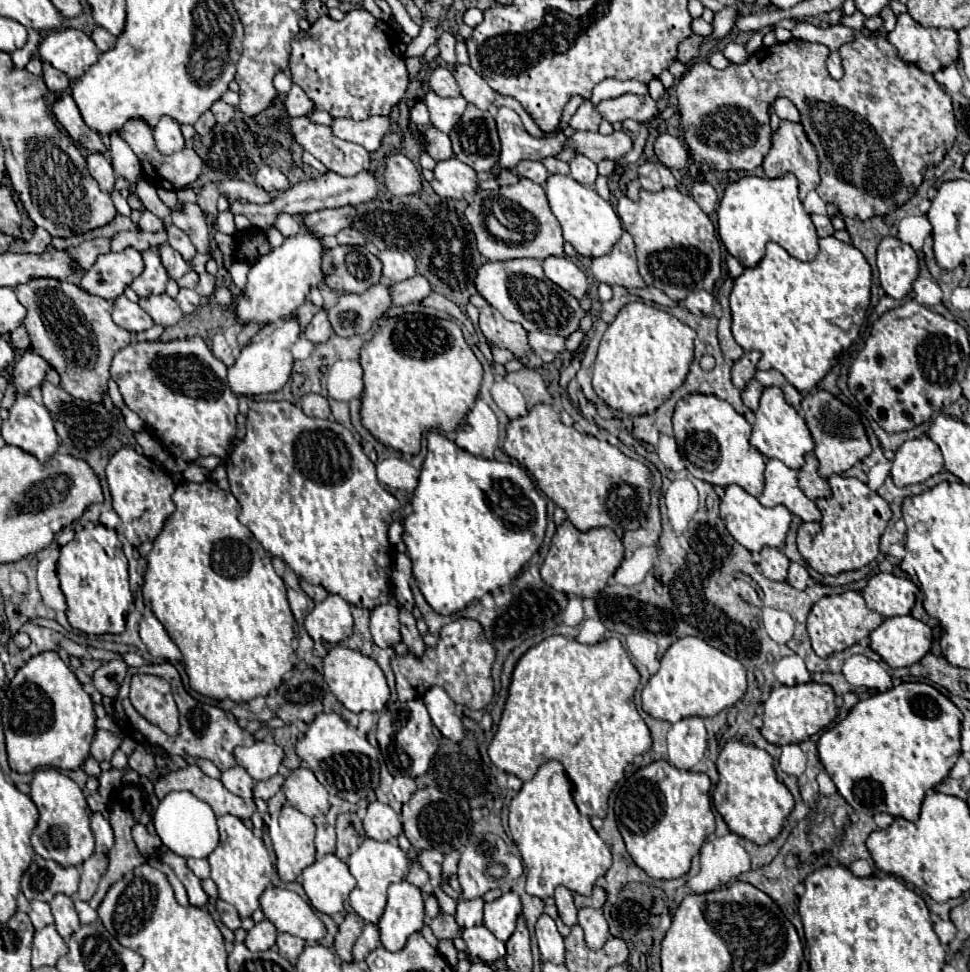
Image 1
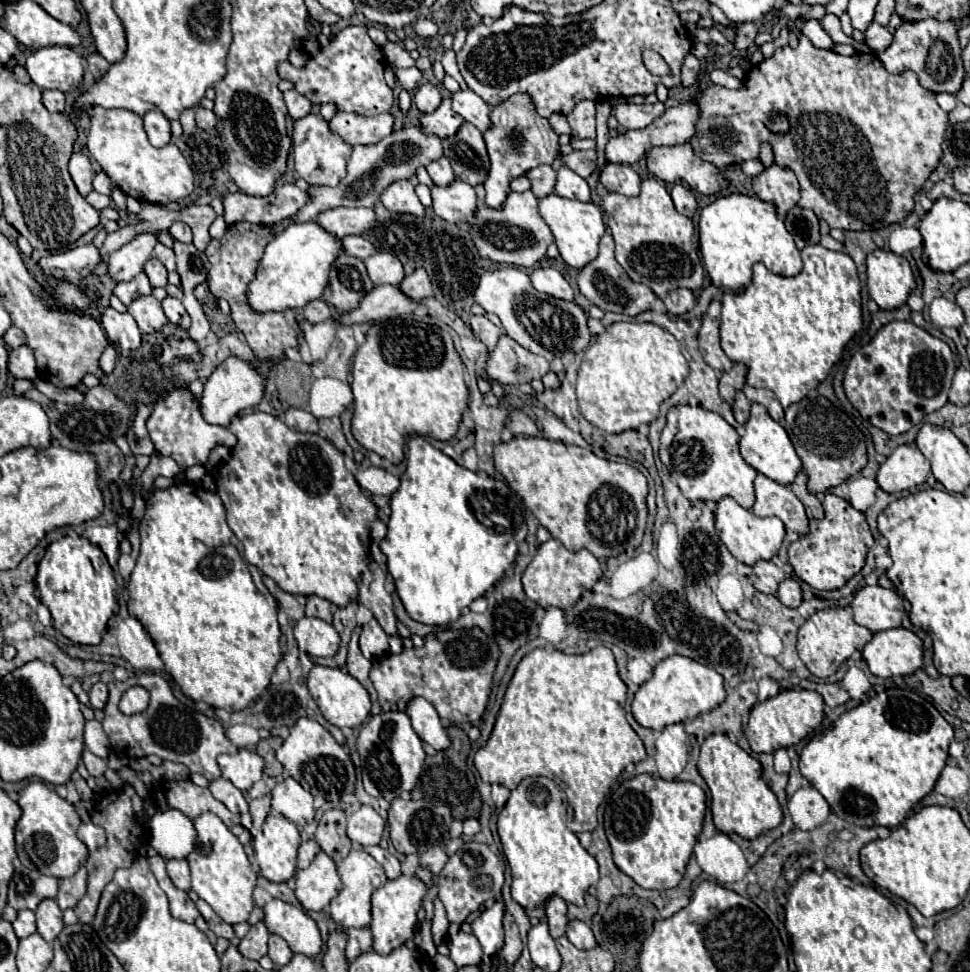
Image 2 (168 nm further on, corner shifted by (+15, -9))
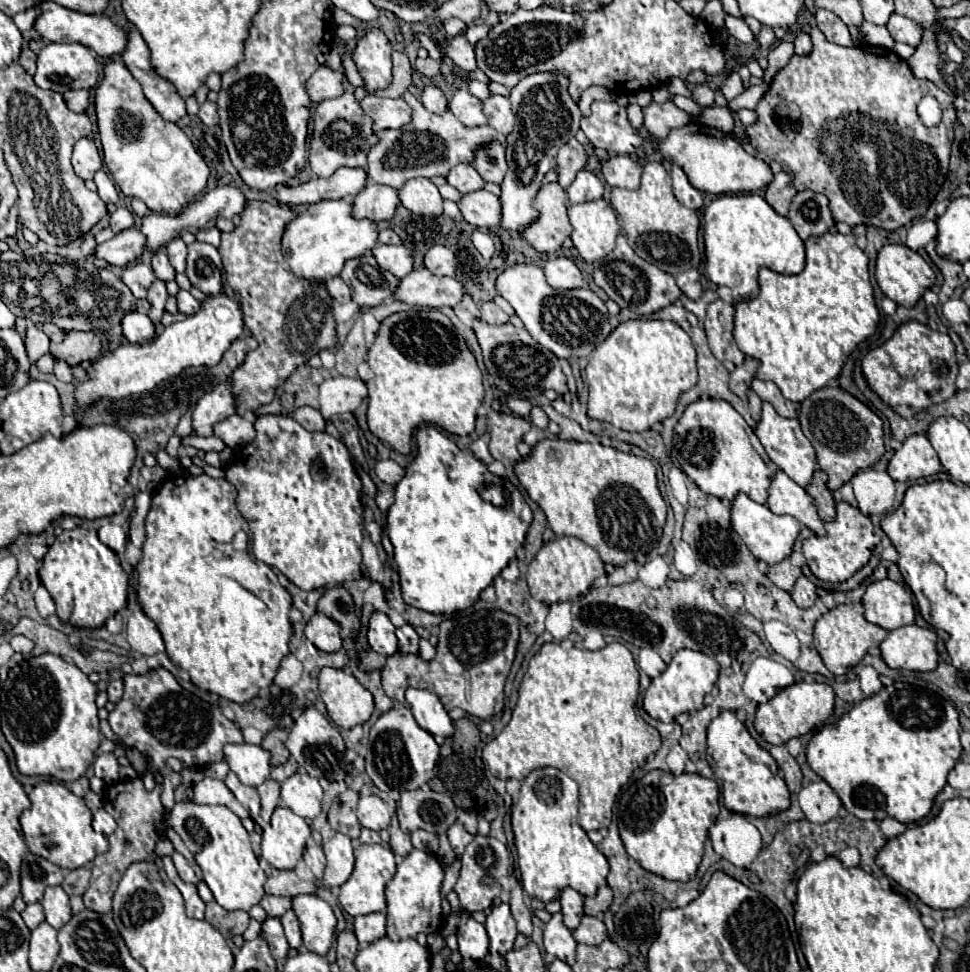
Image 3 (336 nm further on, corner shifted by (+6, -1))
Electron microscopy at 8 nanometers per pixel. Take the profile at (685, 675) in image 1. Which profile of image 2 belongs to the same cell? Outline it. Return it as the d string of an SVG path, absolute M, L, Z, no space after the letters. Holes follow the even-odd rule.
M670 655L668 659L662 659L654 667L652 677L640 685L632 701L632 715L642 727L662 731L666 725L682 723L686 719L694 719L700 713L708 713L720 707L724 699L726 699L724 677L718 671L700 665L694 659L682 655Z

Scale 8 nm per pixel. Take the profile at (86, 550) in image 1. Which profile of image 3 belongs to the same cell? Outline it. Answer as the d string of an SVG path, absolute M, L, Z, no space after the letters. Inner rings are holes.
M75 527L65 531L55 529L55 543L49 547L39 569L41 583L51 593L57 605L57 617L63 623L93 629L127 605L129 575L123 571L119 557L99 541L95 531Z

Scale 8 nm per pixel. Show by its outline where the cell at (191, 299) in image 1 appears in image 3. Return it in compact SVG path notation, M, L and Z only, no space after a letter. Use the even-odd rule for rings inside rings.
M179 291L177 293L177 307L179 307L179 313L193 315L201 309L201 303L189 291Z

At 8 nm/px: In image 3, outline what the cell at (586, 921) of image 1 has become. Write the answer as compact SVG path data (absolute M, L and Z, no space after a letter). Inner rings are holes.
M583 917L581 925L573 931L573 937L577 943L585 945L601 945L607 939L605 923L599 917Z

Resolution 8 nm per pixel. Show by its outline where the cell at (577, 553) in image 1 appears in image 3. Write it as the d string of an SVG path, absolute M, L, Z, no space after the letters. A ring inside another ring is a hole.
M559 537L551 543L545 543L527 569L527 583L531 595L541 603L573 601L579 595L585 595L597 577L605 575L603 561L593 547L575 537Z

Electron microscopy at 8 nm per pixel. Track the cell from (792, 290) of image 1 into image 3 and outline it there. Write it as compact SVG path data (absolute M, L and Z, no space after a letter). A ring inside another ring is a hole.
M825 233L805 241L805 269L797 275L781 275L771 269L759 271L759 295L751 301L735 303L735 341L739 349L761 361L757 377L773 381L789 401L805 401L813 391L823 389L829 379L835 379L851 351L869 339L879 325L879 311L873 299L869 281L869 259L855 245L853 235Z

